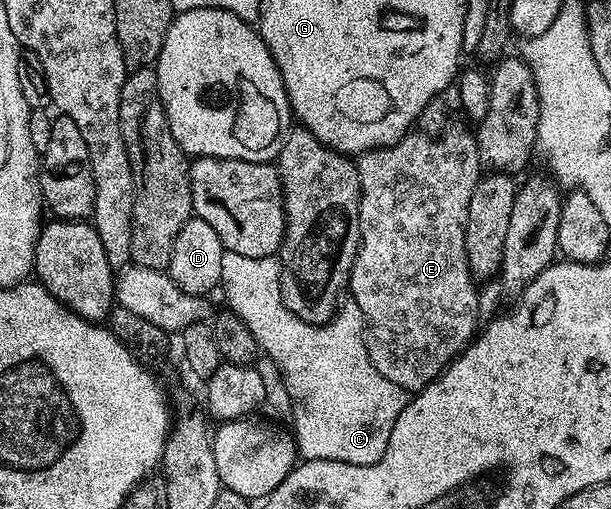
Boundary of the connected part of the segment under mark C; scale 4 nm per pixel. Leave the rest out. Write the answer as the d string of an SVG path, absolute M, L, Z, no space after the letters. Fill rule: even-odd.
M225 251L222 258L222 278L219 287L224 288L227 307L256 336L257 349L270 357L282 374L286 394L290 394L292 418L290 431L295 439L299 455L304 460L338 460L347 464L373 464L386 454L390 442L390 430L398 422L406 403L406 393L394 382L382 378L374 370L364 341L364 315L358 310L358 302L345 299L336 309L335 316L327 324L311 324L290 315L280 293L280 262L276 256L248 258L246 254ZM288 320L288 336L276 336Z

